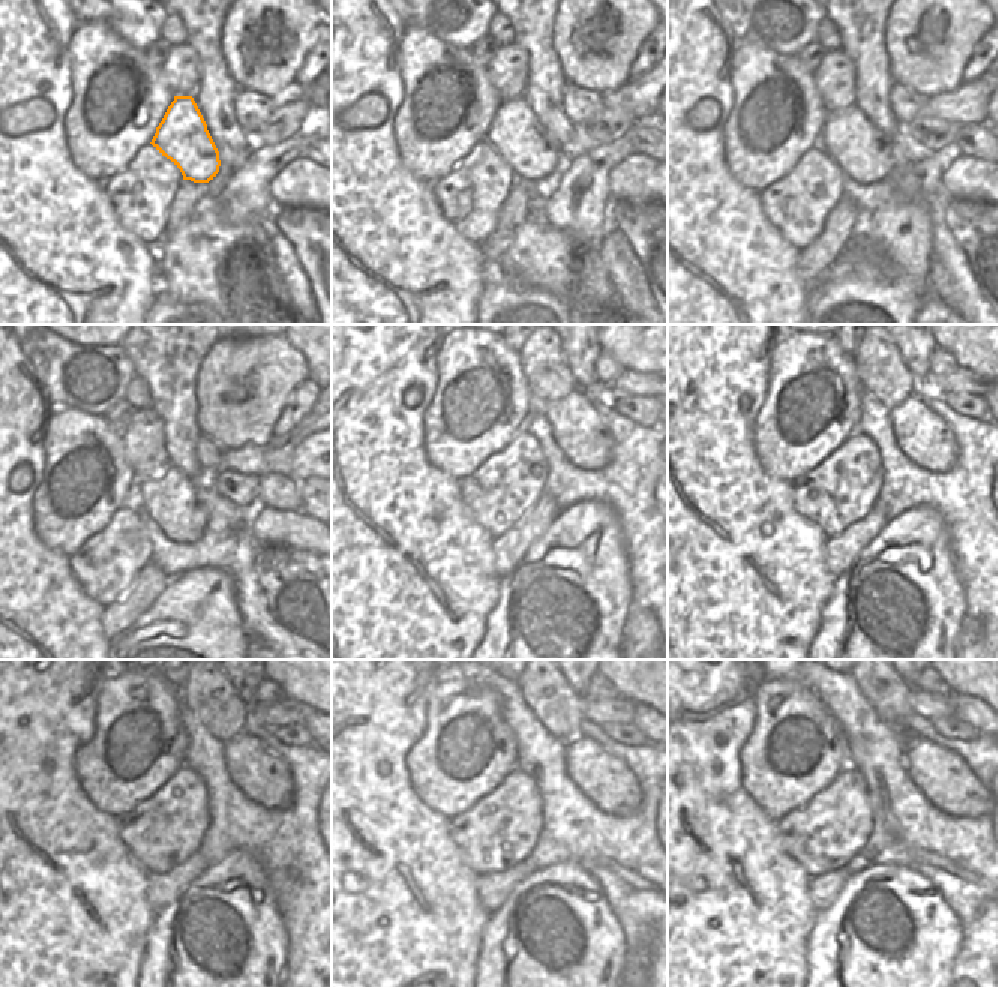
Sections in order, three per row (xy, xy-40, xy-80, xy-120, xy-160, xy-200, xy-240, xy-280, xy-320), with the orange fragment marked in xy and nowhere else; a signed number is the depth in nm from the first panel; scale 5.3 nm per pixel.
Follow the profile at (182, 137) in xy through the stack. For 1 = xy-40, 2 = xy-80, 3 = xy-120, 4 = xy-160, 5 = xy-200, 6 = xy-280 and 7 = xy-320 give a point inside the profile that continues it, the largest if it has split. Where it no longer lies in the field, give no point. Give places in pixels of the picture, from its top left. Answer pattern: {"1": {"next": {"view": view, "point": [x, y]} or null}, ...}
{"1": {"next": {"view": "xy-40", "point": [515, 134]}}, "2": {"next": {"view": "xy-80", "point": [850, 135]}}, "3": {"next": {"view": "xy-120", "point": [200, 491]}}, "4": {"next": {"view": "xy-160", "point": [535, 483]}}, "5": {"next": {"view": "xy-200", "point": [871, 483]}}, "6": {"next": {"view": "xy-280", "point": [535, 819]}}, "7": {"next": {"view": "xy-320", "point": [866, 821]}}}

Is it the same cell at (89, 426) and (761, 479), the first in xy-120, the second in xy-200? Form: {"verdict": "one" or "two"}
{"verdict": "two"}

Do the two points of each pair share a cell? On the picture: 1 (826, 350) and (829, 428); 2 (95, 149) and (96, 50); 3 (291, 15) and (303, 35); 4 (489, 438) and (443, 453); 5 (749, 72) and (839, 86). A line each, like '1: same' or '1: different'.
1: same
2: same
3: same
4: same
5: different

